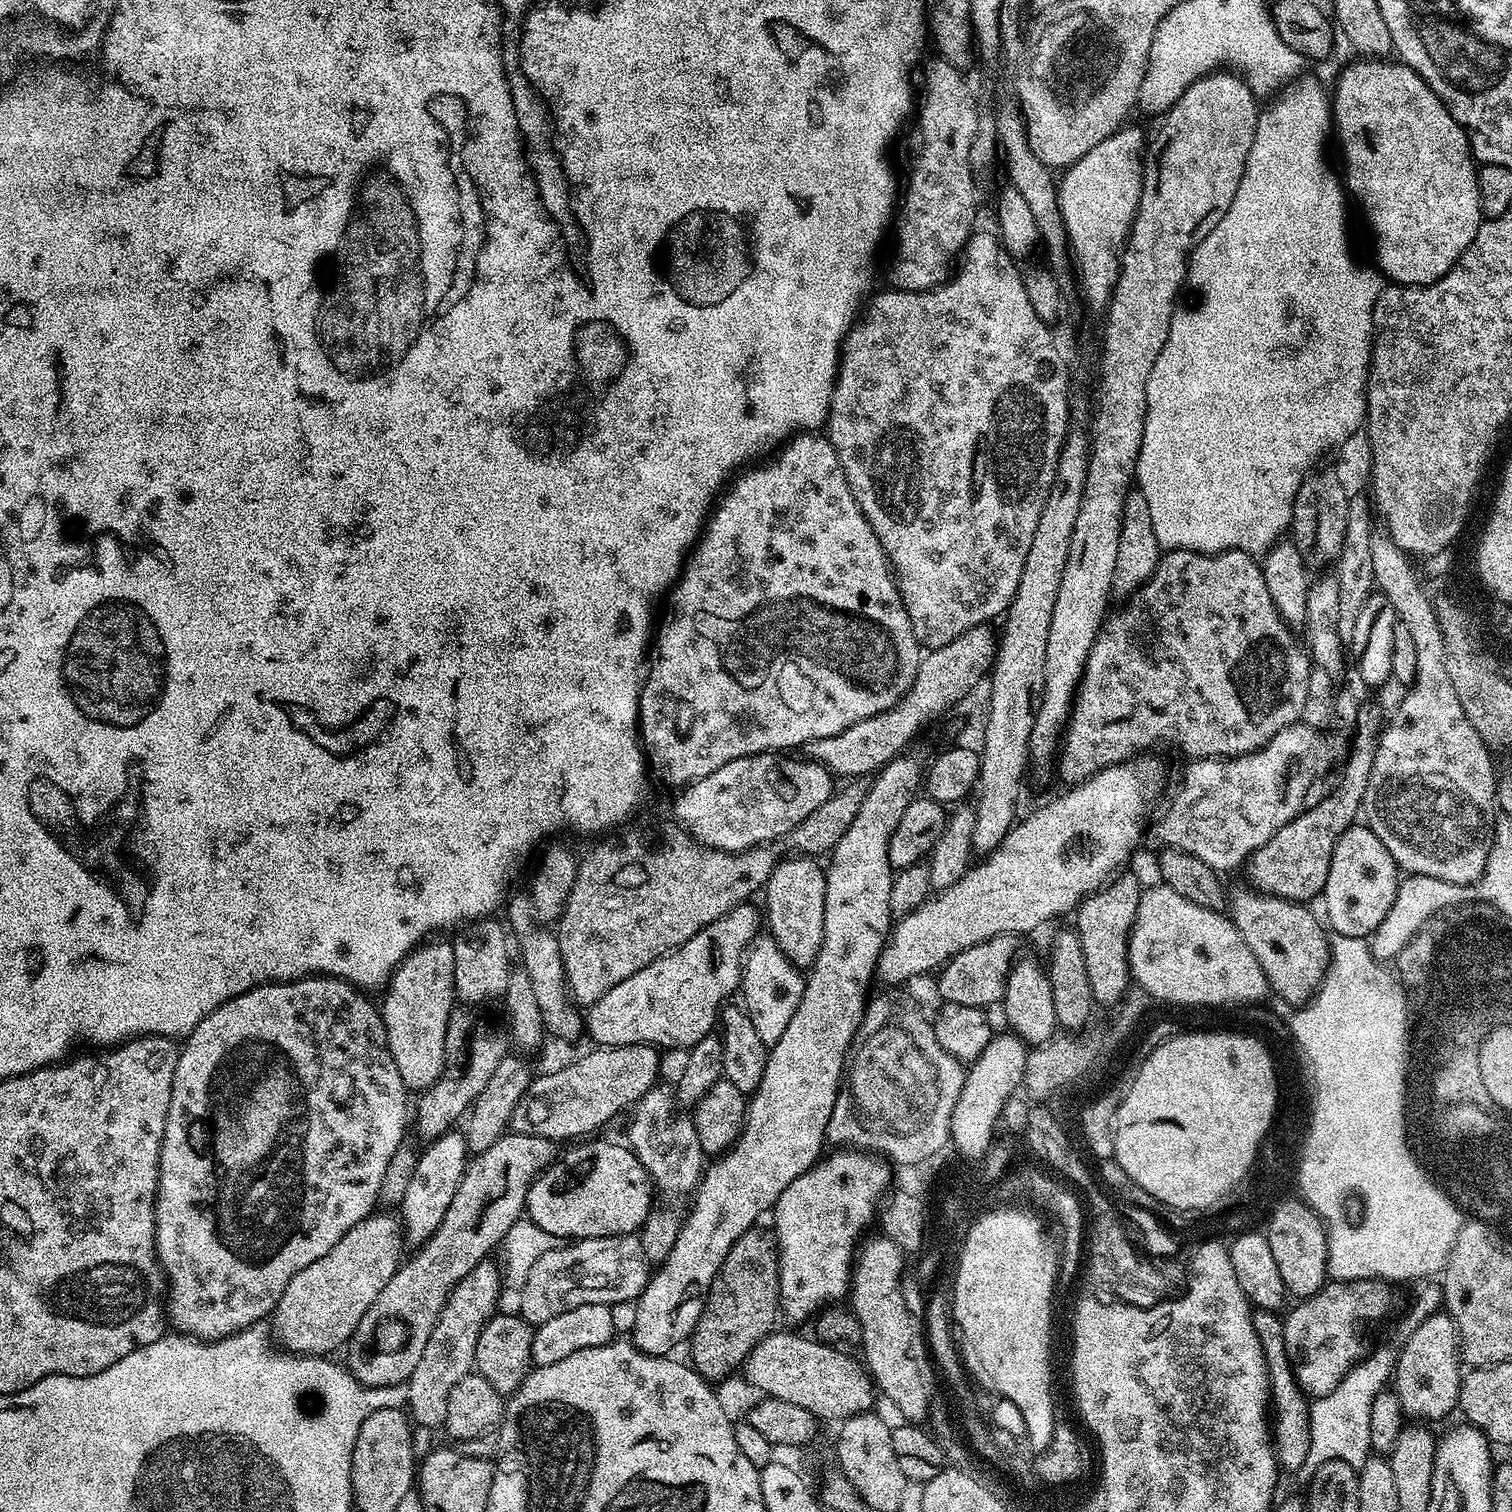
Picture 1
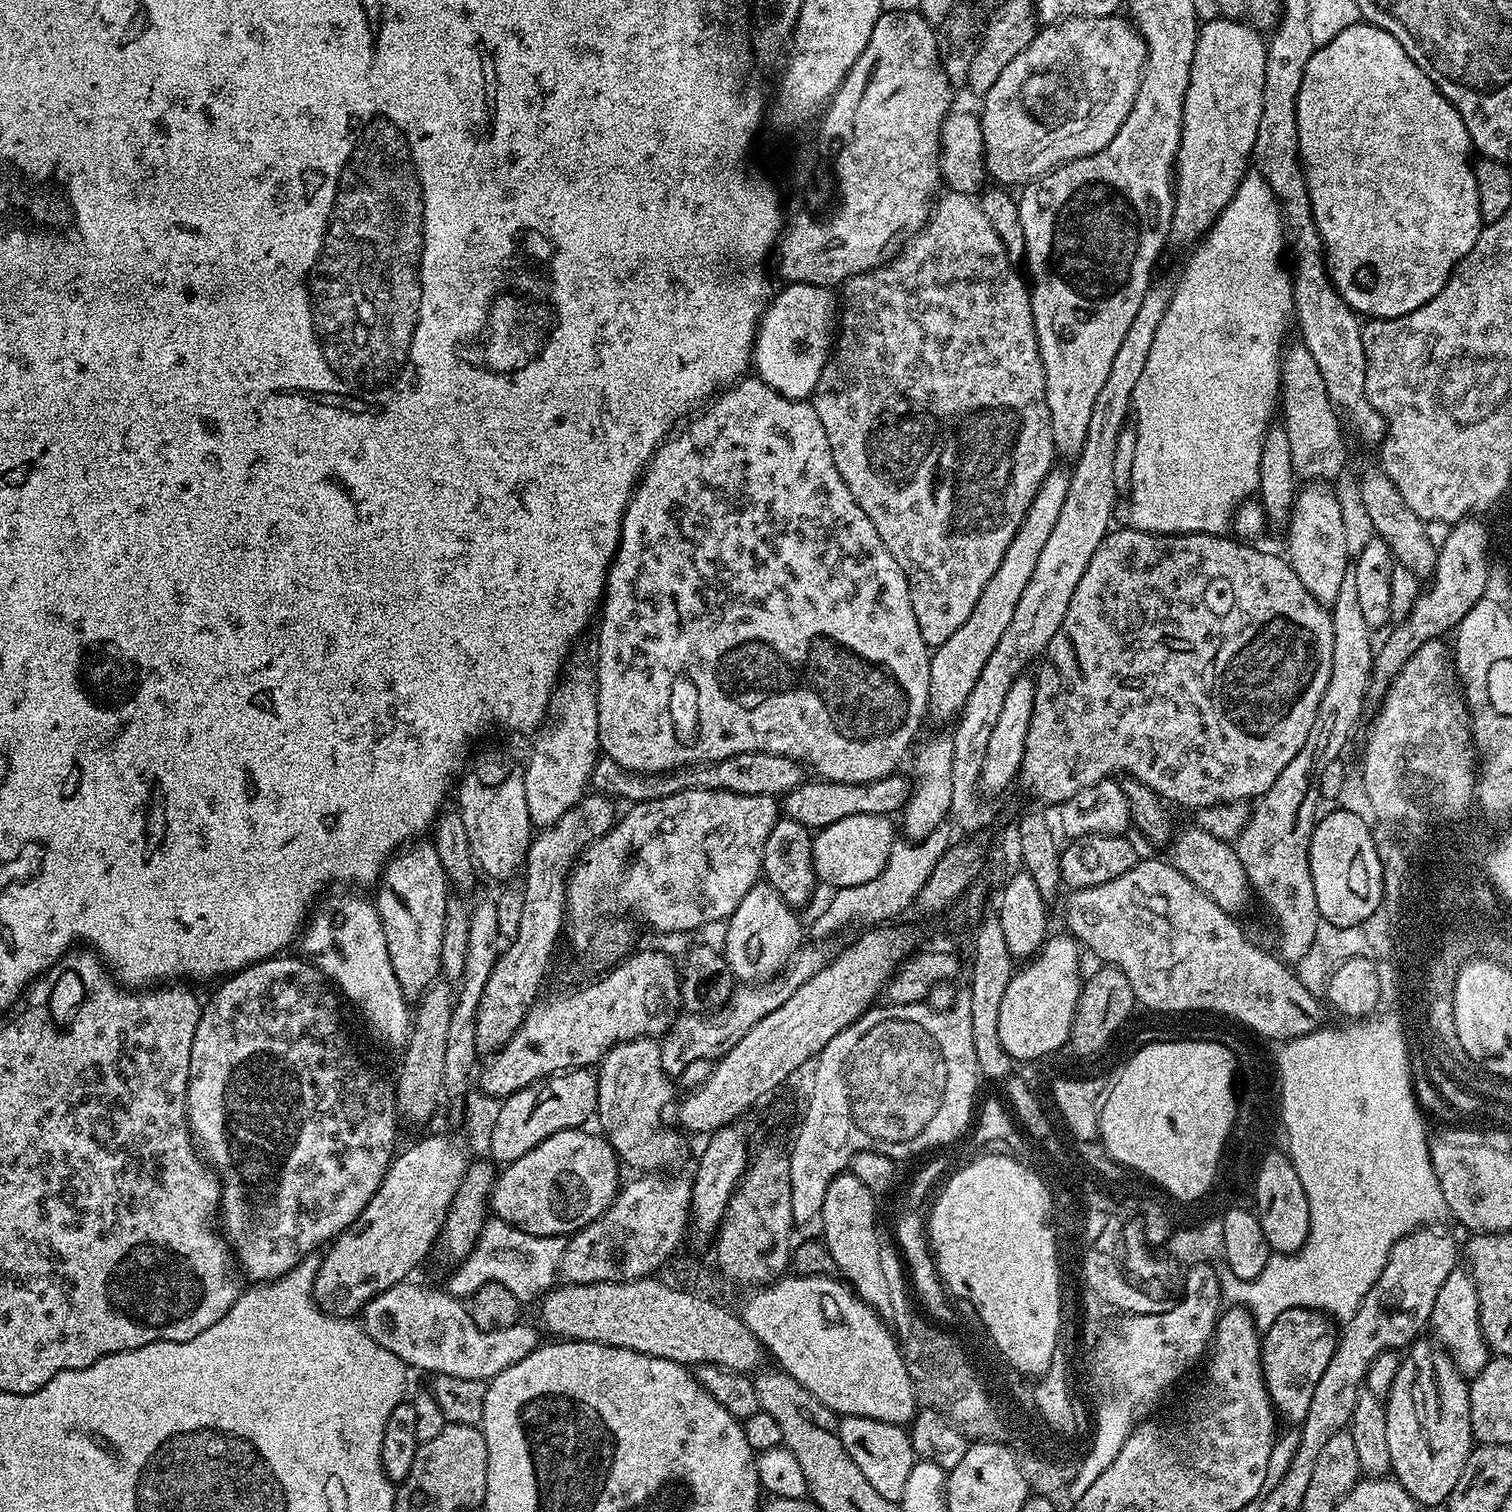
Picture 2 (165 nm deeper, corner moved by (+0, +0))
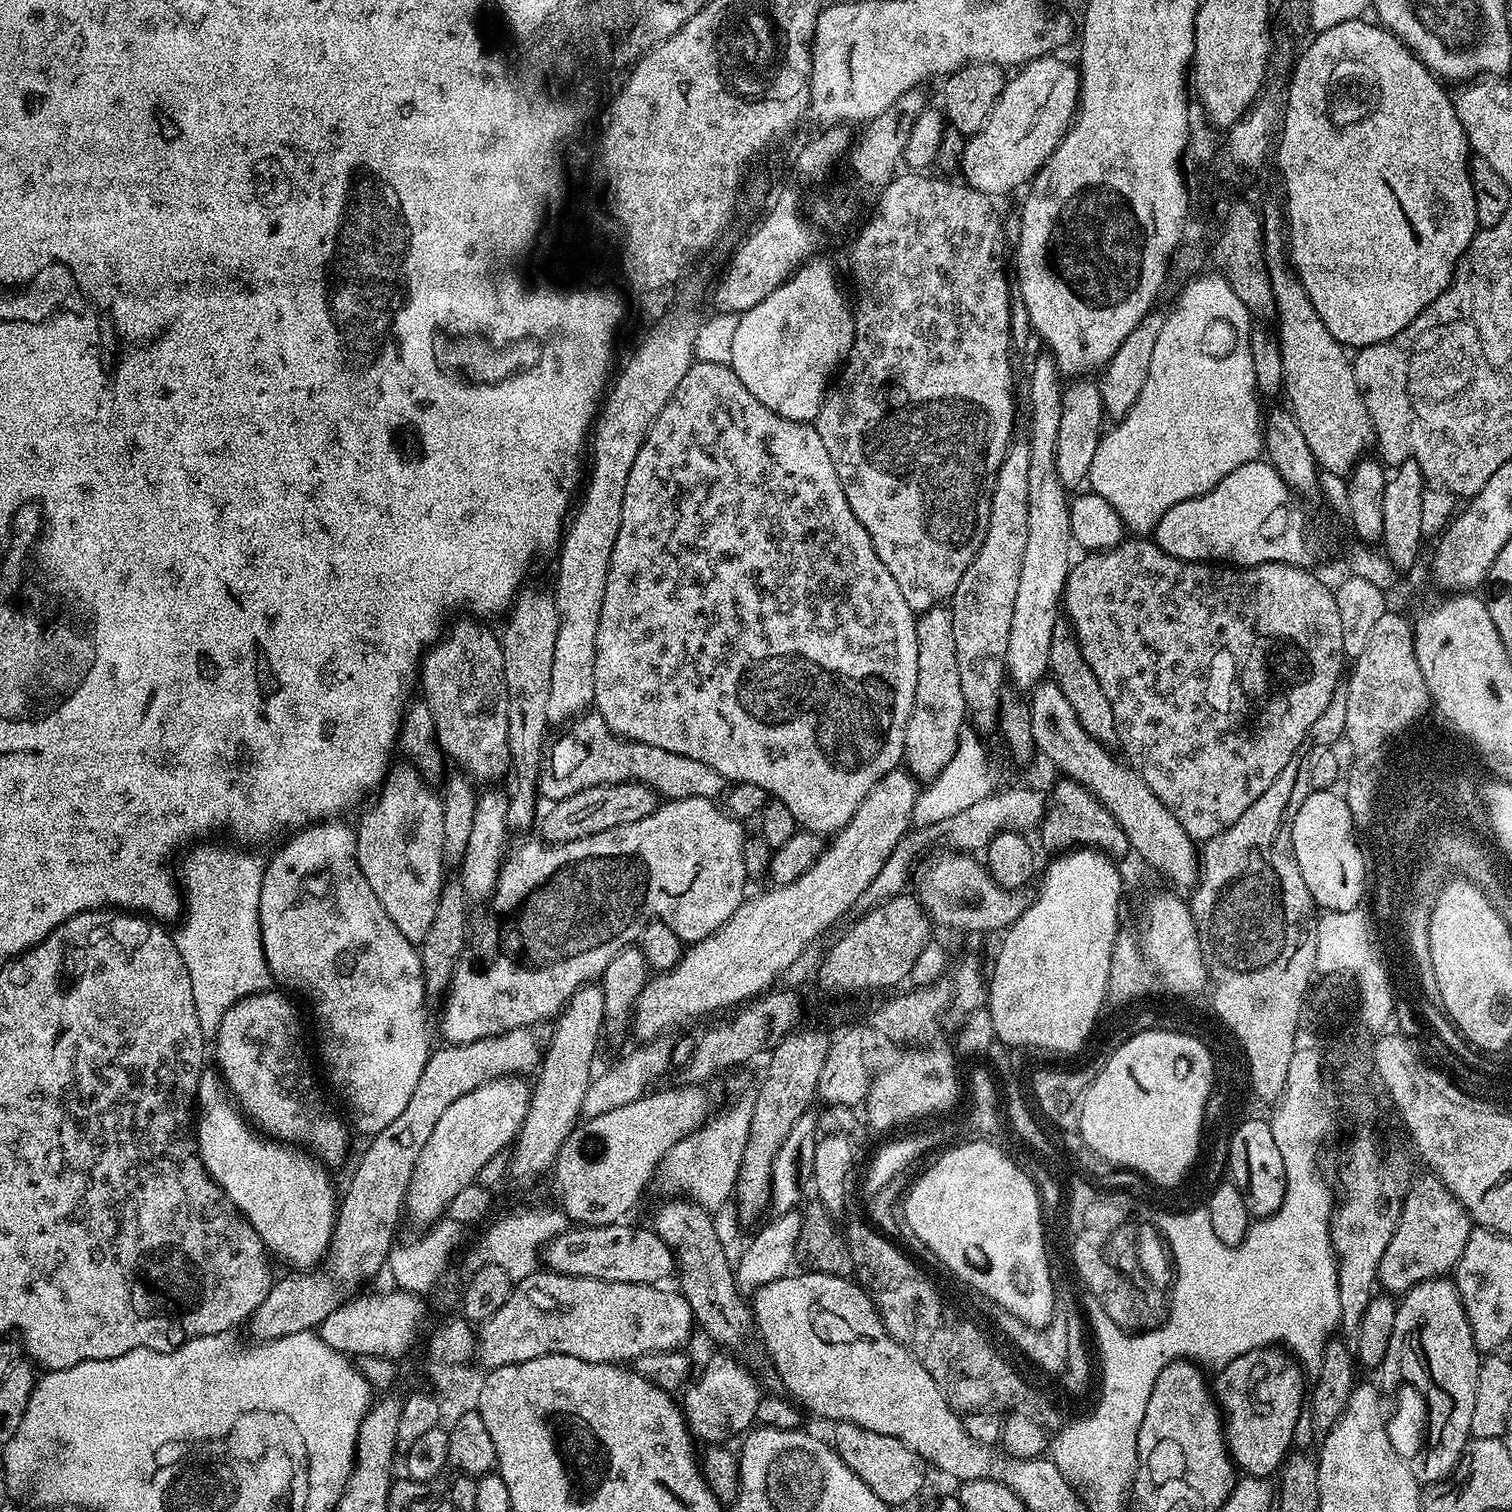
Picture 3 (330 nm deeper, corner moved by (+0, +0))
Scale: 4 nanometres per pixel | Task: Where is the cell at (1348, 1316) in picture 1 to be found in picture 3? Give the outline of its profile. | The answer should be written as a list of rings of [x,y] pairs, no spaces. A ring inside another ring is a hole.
[[[1283,1347],[1255,1348],[1225,1364],[1214,1376],[1214,1395],[1226,1425],[1228,1455],[1241,1473],[1252,1478],[1268,1478],[1283,1465],[1300,1424],[1300,1411],[1306,1408],[1306,1373]]]

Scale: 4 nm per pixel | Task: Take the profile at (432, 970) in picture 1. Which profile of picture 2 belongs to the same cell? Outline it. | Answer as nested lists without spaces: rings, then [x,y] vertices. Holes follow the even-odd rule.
[[[424,842],[409,843],[385,864],[375,889],[376,896],[374,895],[376,912],[386,934],[386,950],[390,950],[390,966],[394,966],[394,978],[398,978],[398,986],[402,986],[405,997],[408,998],[419,998],[440,976],[442,926],[446,926],[446,902],[450,895],[448,875],[442,870],[435,843],[420,843]]]

